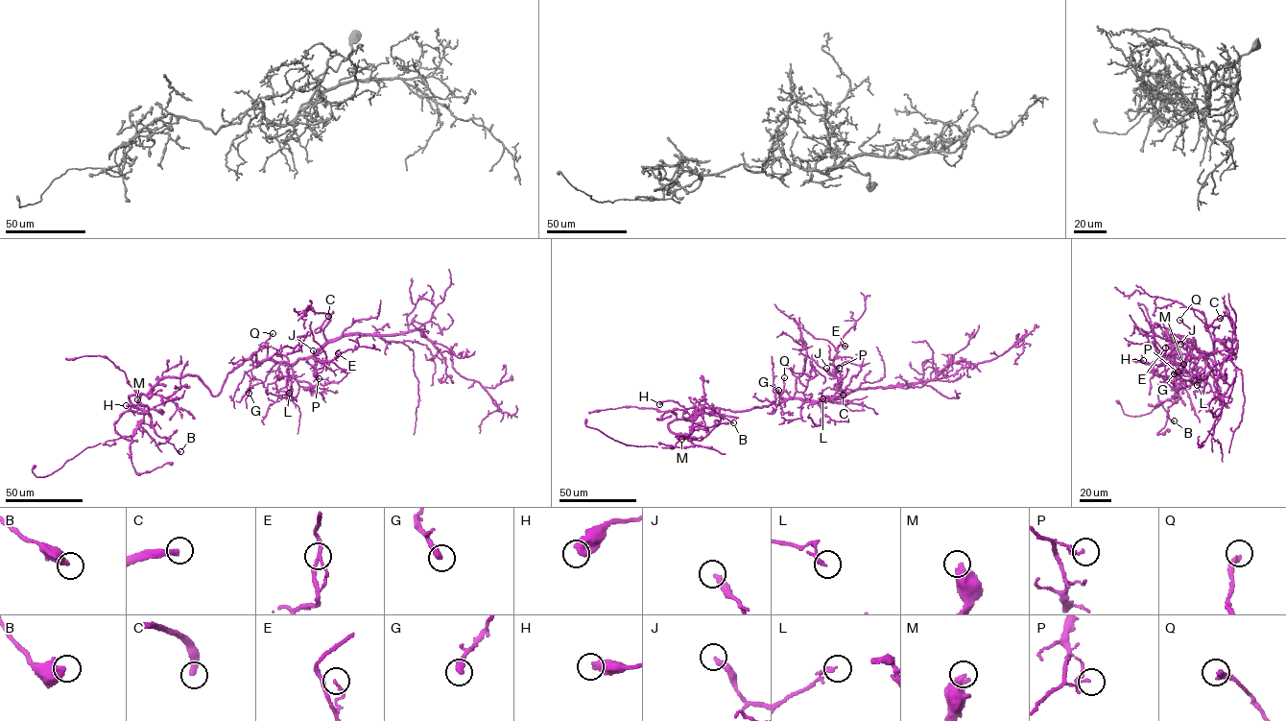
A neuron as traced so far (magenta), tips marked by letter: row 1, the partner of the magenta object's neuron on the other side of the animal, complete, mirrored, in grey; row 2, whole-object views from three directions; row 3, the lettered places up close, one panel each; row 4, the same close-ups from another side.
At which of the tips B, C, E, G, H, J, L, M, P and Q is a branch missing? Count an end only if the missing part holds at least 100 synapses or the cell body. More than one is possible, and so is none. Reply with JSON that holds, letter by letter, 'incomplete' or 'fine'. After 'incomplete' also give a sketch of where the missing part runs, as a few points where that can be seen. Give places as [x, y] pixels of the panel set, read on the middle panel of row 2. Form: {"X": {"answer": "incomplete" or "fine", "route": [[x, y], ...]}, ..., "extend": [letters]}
{"B": {"answer": "fine"}, "C": {"answer": "incomplete", "route": [[843, 395], [838, 398], [861, 422], [859, 426]]}, "E": {"answer": "fine"}, "G": {"answer": "fine"}, "H": {"answer": "fine"}, "J": {"answer": "fine"}, "L": {"answer": "fine"}, "M": {"answer": "fine"}, "P": {"answer": "fine"}, "Q": {"answer": "fine"}, "extend": ["C"]}

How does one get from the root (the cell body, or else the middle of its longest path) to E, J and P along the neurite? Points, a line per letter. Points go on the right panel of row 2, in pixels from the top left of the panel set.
E: (1192, 347), (1196, 344), (1193, 348), (1206, 358), (1205, 354), (1197, 358), (1183, 353), (1162, 354), (1165, 348)
J: (1192, 347), (1196, 344), (1193, 348), (1206, 358), (1205, 354), (1198, 358), (1192, 356), (1180, 344)
P: (1192, 347), (1196, 344), (1193, 348), (1206, 358), (1205, 354), (1198, 358), (1187, 355), (1178, 372)

